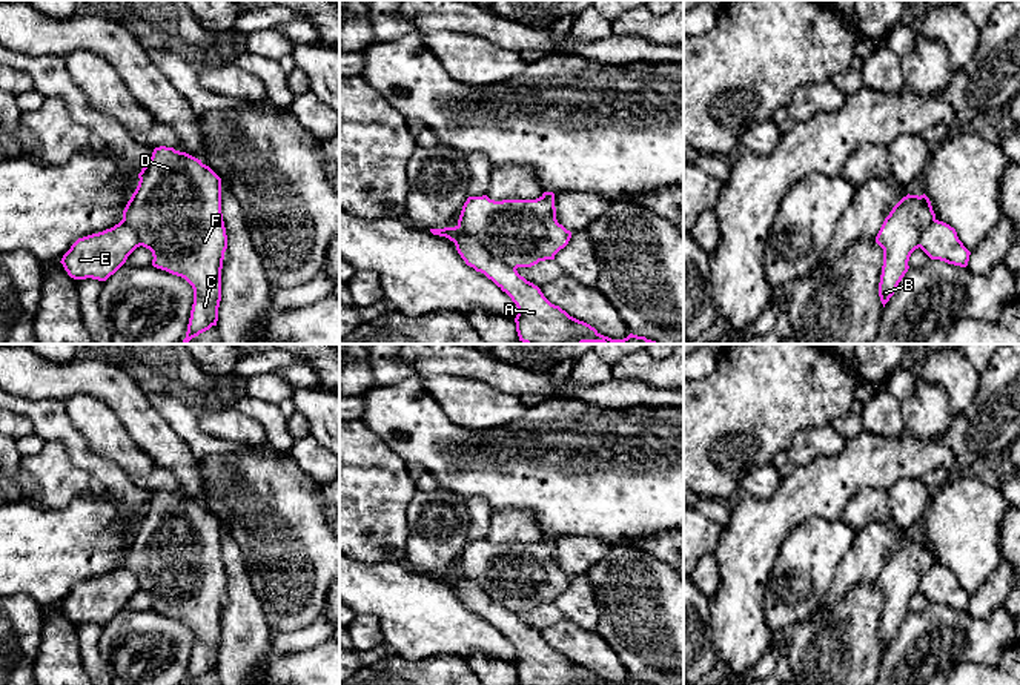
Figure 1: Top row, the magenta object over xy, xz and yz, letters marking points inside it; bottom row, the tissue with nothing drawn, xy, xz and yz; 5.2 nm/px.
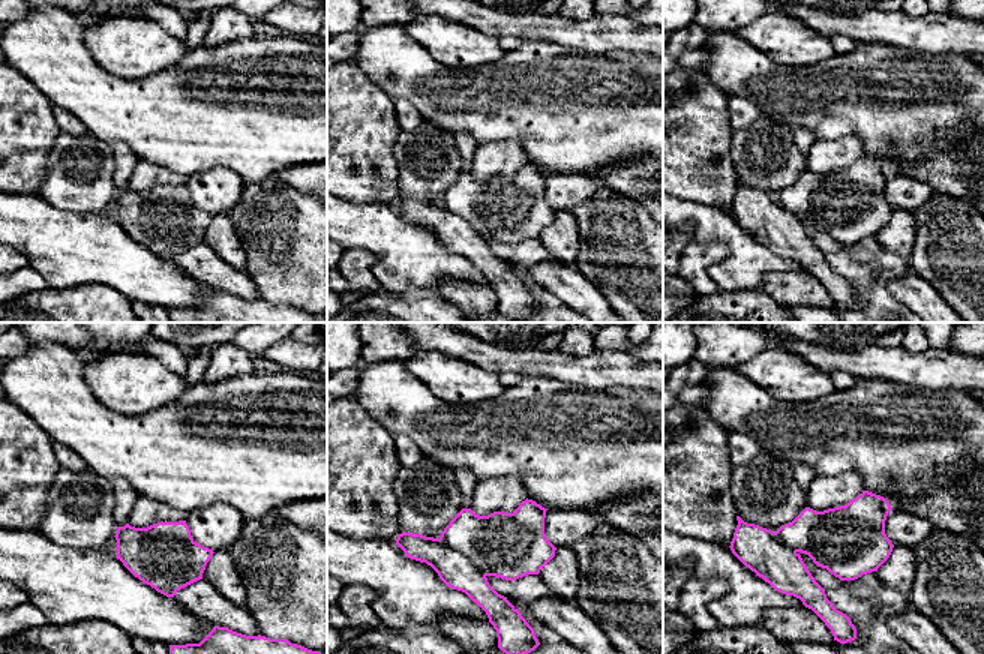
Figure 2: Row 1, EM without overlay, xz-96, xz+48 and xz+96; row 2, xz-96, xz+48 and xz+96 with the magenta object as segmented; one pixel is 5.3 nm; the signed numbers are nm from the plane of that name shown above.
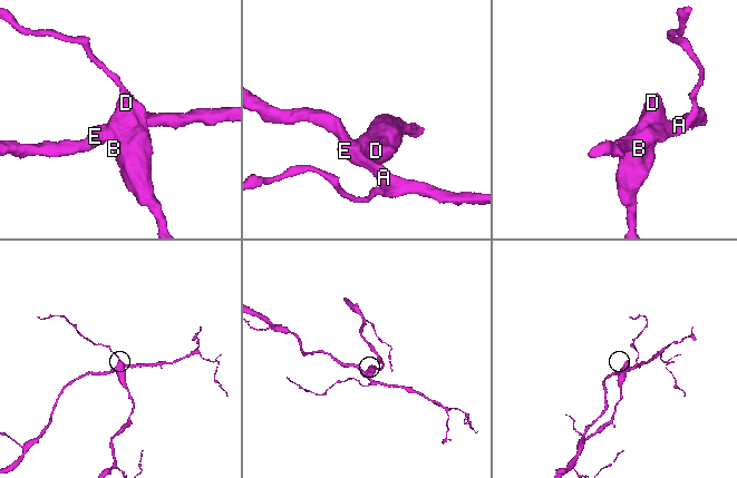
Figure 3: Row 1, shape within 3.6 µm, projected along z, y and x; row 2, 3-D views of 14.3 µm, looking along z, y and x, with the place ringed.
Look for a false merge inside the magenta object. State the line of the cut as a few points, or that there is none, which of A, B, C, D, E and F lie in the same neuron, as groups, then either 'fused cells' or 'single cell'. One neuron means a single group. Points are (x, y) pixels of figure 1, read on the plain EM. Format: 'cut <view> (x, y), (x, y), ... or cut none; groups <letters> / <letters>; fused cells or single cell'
cut xz (457, 570), (515, 613); groups A E / B C D F; fused cells

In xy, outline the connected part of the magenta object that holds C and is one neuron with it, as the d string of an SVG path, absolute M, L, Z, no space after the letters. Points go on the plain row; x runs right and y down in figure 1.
M160 490L138 518L123 565L152 596L152 610L184 622L194 633L186 682L217 670L227 579L221 522L201 504Z

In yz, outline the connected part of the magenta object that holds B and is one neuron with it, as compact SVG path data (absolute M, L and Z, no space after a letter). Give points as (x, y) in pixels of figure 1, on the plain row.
M923 539L903 541L885 562L876 587L883 593L883 610L879 640L885 651L899 627L908 616L909 601L919 593L923 573L936 565L929 542Z

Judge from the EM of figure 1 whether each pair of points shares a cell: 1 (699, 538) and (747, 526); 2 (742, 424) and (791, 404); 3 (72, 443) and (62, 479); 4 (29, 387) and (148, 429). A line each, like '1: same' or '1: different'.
1: different
2: same
3: different
4: same

